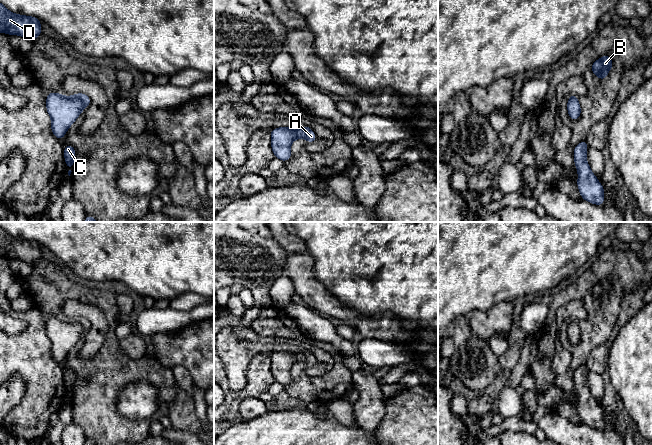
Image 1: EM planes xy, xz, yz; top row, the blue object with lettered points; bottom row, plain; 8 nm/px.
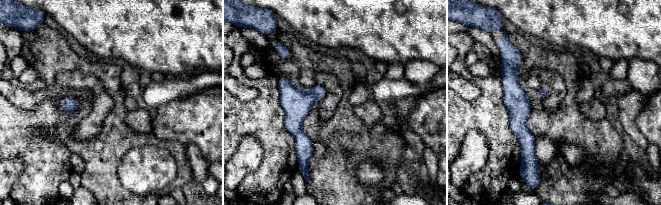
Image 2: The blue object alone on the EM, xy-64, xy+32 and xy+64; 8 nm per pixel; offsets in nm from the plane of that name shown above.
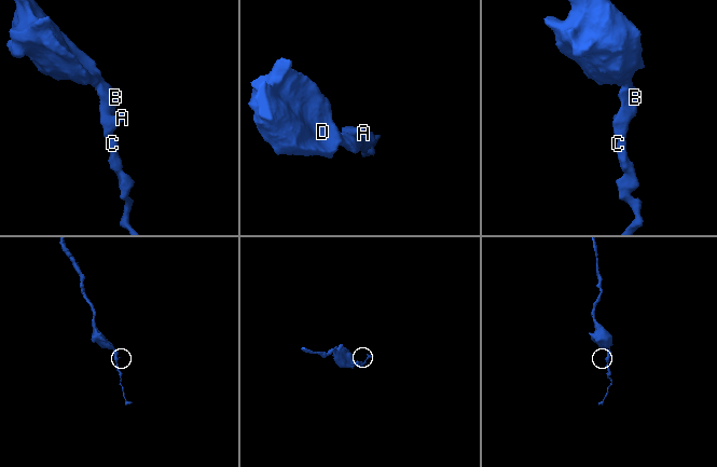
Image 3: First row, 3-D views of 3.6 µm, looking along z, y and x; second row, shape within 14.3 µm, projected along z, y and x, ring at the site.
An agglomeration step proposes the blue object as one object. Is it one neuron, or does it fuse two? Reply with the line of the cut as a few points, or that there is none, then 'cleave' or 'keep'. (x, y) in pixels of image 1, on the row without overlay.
cut xy (72, 321), (77, 323), (83, 332); cleave

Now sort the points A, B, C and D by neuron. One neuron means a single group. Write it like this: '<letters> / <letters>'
A / B C D

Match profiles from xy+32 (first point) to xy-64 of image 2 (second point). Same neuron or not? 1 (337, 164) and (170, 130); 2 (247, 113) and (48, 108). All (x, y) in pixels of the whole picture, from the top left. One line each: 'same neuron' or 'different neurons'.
1: different neurons
2: same neuron

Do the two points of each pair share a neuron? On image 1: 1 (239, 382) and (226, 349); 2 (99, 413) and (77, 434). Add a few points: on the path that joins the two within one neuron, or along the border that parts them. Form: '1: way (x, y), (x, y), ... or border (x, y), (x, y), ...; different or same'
1: way (236, 374), (234, 357); same
2: border (80, 426), (86, 434); different

